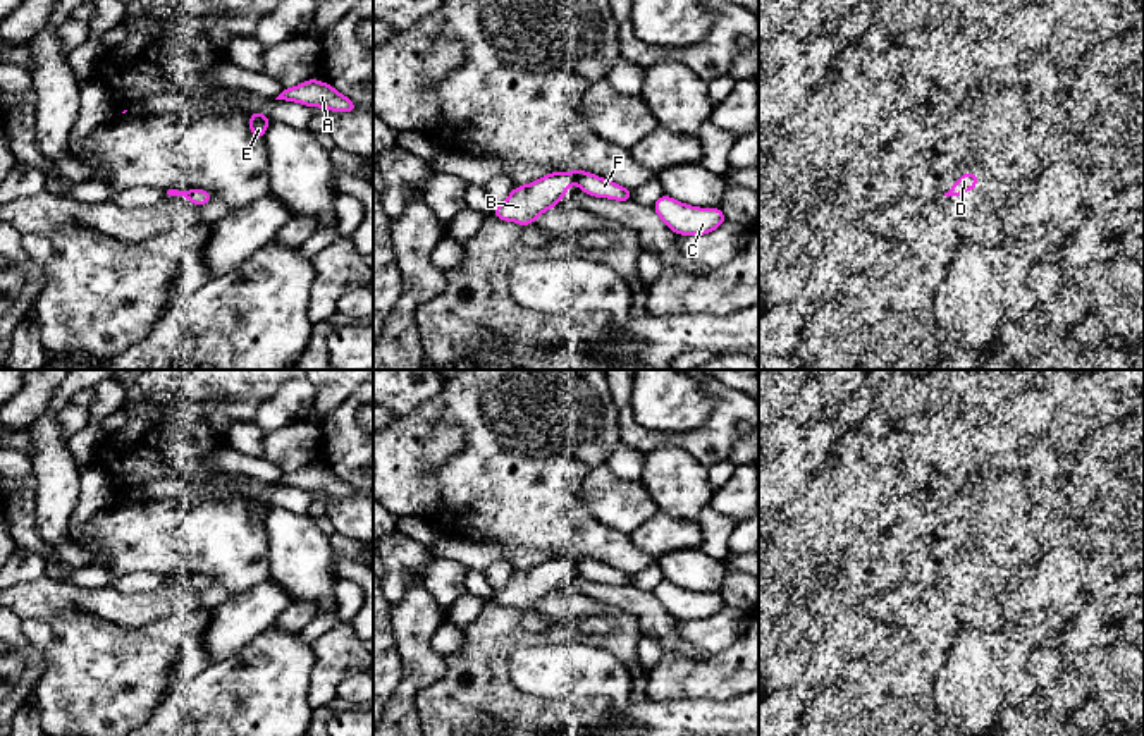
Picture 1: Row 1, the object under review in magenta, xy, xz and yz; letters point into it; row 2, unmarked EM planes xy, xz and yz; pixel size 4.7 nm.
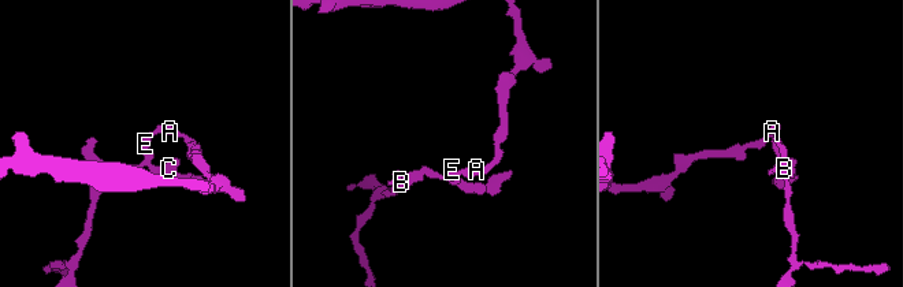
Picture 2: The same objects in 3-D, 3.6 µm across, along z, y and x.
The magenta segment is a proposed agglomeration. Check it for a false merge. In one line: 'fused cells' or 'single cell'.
fused cells

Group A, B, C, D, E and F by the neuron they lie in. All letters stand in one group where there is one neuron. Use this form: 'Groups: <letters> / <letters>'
Groups: A C E F / B D

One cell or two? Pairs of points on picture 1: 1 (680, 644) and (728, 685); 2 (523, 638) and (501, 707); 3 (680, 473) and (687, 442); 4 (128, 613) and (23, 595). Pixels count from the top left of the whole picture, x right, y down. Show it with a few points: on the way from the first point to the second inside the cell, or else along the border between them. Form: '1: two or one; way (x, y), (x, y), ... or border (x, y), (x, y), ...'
1: two; border (664, 650), (675, 650), (690, 659), (704, 659)
2: one; way (504, 650), (499, 656), (499, 688)
3: two; border (645, 451), (678, 446), (707, 468)
4: one; way (102, 602), (78, 597), (49, 597)

